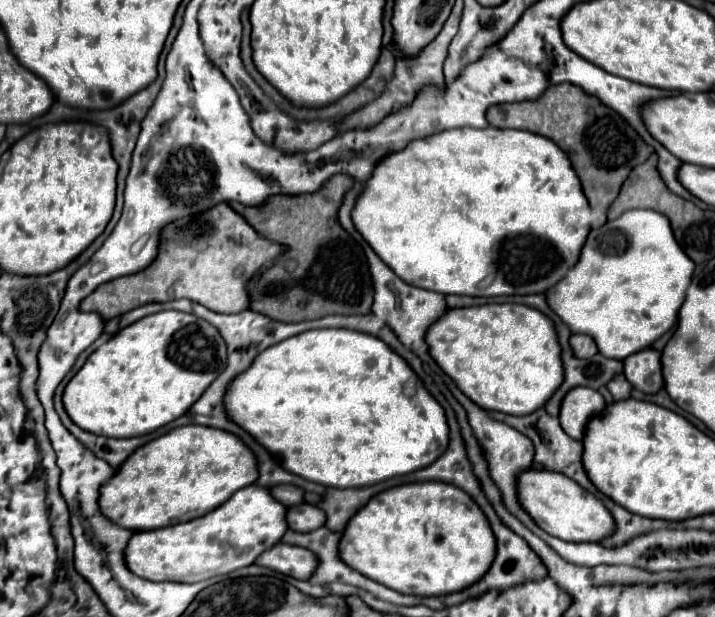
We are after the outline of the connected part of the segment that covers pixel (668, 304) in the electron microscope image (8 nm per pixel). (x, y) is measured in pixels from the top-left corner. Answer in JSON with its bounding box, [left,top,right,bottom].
[546,210,696,360]

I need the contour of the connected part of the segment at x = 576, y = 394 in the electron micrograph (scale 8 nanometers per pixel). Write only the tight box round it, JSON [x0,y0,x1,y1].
[560,386,606,440]

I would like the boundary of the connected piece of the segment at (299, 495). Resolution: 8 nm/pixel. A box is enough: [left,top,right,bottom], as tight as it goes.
[270,484,304,506]

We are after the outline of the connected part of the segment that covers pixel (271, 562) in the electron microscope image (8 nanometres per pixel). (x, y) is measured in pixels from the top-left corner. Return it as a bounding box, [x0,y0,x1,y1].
[256,542,318,580]

